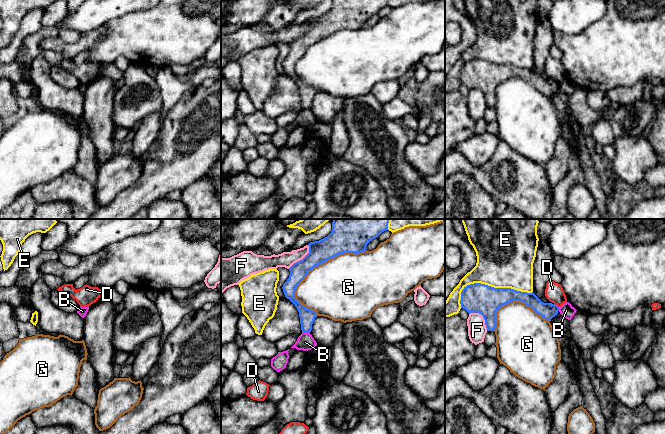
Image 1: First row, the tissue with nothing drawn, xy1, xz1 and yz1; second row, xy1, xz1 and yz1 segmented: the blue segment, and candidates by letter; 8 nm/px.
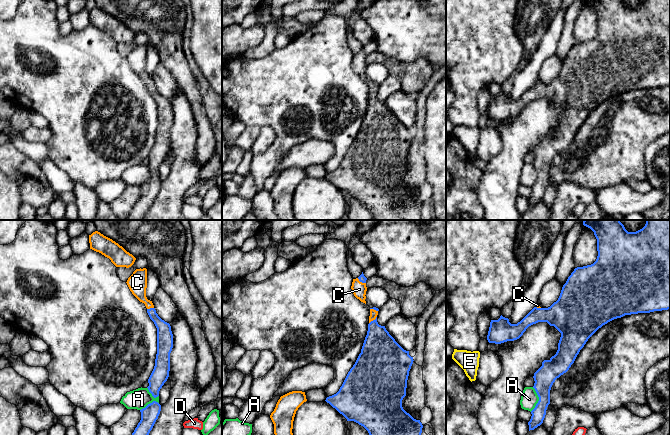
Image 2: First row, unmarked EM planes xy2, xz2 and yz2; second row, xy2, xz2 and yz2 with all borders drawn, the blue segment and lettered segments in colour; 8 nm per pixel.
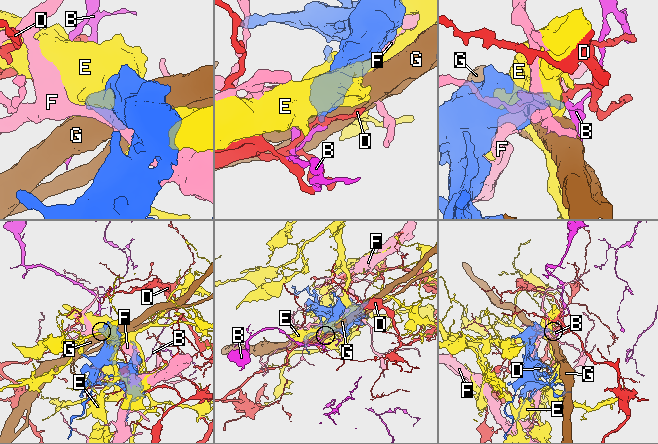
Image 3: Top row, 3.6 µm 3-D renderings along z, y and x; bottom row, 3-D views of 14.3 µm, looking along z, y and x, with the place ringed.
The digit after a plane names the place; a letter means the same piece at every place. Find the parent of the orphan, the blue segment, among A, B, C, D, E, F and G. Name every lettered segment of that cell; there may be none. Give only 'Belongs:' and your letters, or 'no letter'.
Belongs: C

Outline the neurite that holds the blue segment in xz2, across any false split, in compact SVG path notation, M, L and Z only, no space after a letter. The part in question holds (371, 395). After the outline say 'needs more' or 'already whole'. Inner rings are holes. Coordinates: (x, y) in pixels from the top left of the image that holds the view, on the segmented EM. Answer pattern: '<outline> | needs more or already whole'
M370 308L368 331L361 353L348 372L339 391L326 398L326 402L342 414L347 421L363 426L369 435L421 435L423 425L402 407L406 396L407 380L413 357L377 322L379 309Z | needs more

